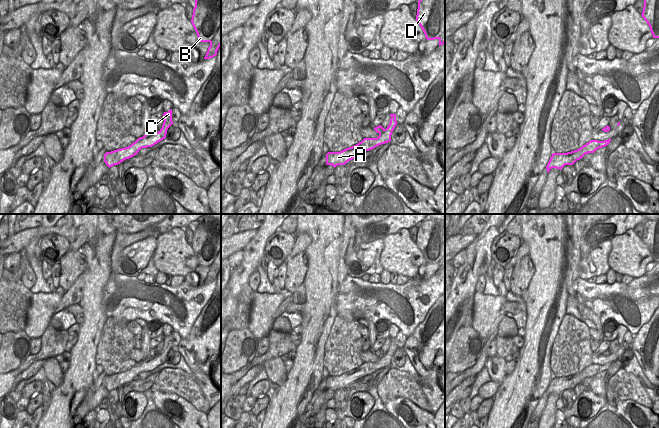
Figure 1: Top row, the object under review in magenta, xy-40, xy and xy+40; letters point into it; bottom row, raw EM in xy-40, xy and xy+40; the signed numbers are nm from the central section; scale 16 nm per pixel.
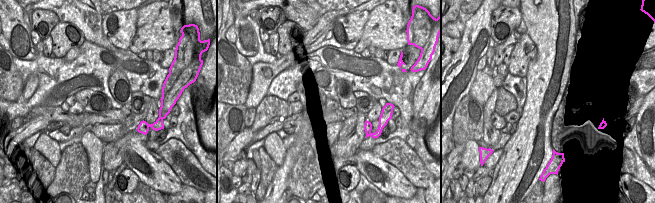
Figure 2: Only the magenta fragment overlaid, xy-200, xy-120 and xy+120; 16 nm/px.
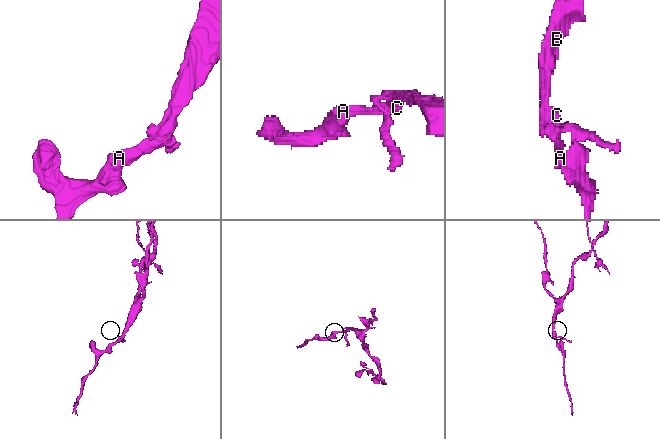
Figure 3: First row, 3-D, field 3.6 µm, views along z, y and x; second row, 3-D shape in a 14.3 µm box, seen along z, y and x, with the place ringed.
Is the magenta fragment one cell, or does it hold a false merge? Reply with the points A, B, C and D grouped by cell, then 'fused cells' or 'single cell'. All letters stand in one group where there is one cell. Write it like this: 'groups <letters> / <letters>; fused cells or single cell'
groups A B C D; single cell

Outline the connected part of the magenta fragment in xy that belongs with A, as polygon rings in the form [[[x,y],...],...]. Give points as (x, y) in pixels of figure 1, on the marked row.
[[[390,114],[390,116],[390,123],[386,129],[381,125],[374,128],[374,130],[379,134],[377,138],[364,138],[358,144],[340,152],[328,152],[326,154],[326,165],[332,165],[334,168],[338,165],[345,165],[348,161],[359,157],[364,152],[390,142],[392,132],[397,125],[396,114]]]

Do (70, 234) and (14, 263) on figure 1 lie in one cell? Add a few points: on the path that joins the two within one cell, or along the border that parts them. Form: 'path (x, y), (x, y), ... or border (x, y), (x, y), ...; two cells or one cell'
border (20, 251), (10, 254); two cells

